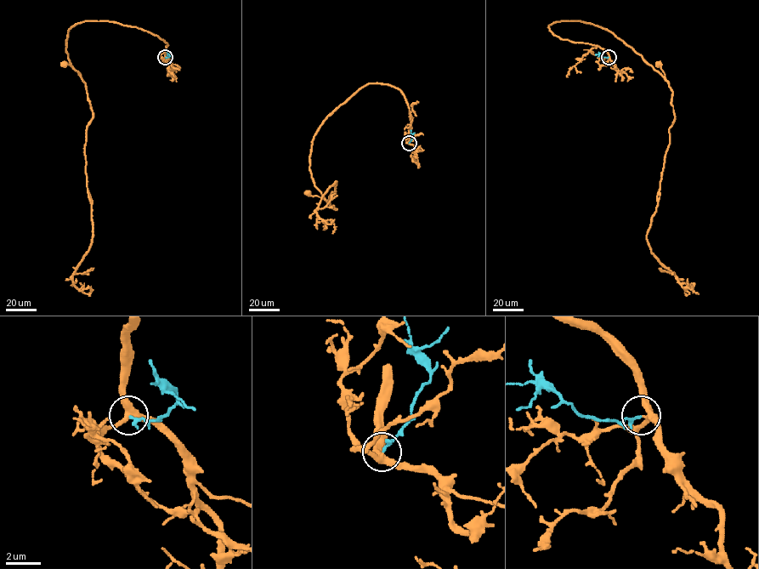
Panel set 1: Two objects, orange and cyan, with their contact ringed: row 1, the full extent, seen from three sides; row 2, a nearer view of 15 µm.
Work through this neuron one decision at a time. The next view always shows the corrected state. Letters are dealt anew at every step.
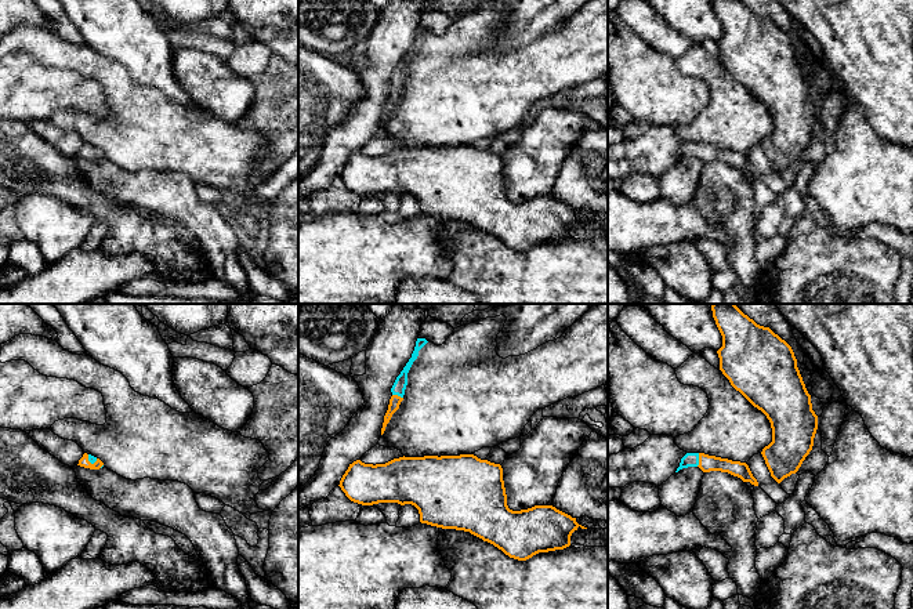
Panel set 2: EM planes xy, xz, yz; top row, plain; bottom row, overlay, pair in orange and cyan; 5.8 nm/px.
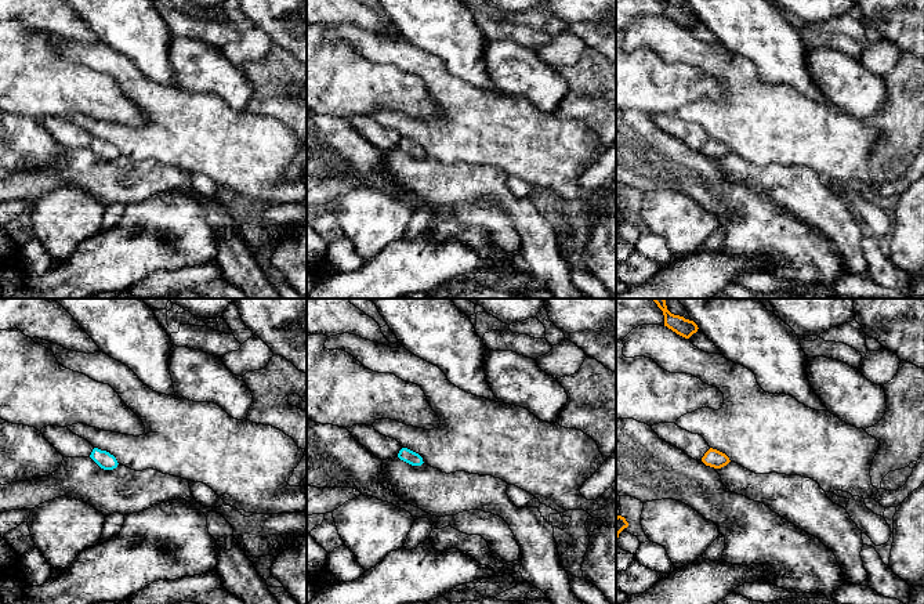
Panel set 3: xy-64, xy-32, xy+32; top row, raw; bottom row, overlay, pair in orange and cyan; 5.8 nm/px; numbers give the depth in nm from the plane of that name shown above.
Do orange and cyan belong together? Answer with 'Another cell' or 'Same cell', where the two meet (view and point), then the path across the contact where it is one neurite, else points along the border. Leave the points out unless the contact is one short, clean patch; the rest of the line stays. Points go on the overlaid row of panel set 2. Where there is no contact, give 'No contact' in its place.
Same cell. Touches orange at yz (699, 460)

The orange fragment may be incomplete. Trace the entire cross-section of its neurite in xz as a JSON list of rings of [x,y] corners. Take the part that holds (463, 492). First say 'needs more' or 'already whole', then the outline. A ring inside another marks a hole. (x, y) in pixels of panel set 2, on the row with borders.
already whole; [[[474,454],[403,456],[376,465],[356,460],[349,464],[338,486],[351,501],[362,505],[412,504],[419,510],[421,523],[470,532],[518,561],[526,561],[539,552],[564,550],[570,545],[570,536],[579,526],[587,529],[552,505],[510,510],[501,465]]]

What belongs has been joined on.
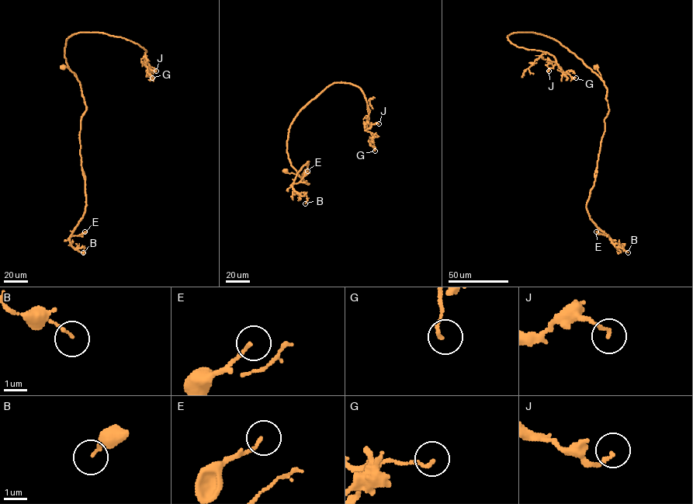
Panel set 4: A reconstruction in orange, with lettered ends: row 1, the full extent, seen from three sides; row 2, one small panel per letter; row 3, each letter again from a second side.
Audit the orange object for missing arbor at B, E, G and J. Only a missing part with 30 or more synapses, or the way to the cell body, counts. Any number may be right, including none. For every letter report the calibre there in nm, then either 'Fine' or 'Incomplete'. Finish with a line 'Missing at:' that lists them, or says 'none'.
B: Thickness 90 nm. Fine
E: Thickness 120 nm. Fine
G: Thickness 130 nm. Fine
J: Thickness 130 nm. Fine
Missing at: none

